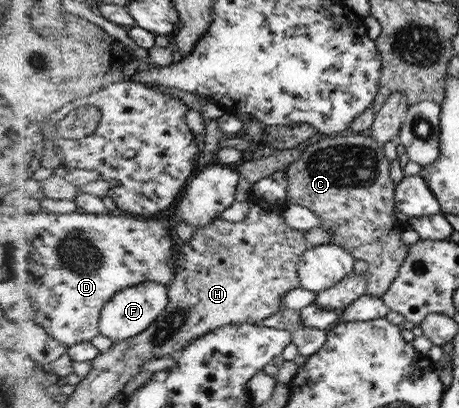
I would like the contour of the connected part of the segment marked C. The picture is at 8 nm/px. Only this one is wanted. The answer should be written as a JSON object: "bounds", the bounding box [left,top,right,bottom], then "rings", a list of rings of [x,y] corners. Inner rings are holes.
{"bounds":[284,133,409,297],"rings":[[[339,133],[333,135],[323,135],[315,138],[312,144],[309,145],[303,151],[303,155],[296,161],[290,163],[289,167],[284,171],[284,179],[287,179],[286,186],[286,203],[293,205],[302,205],[308,207],[317,217],[320,219],[320,226],[331,235],[329,243],[337,244],[343,248],[346,248],[356,259],[359,261],[365,261],[368,265],[366,272],[367,276],[367,287],[366,294],[372,295],[373,297],[381,297],[387,293],[388,287],[392,285],[392,282],[398,277],[400,267],[404,263],[404,259],[408,257],[409,245],[403,240],[404,227],[399,224],[395,216],[395,191],[396,184],[391,179],[391,163],[388,157],[385,156],[383,147],[374,140],[368,133]]]}

